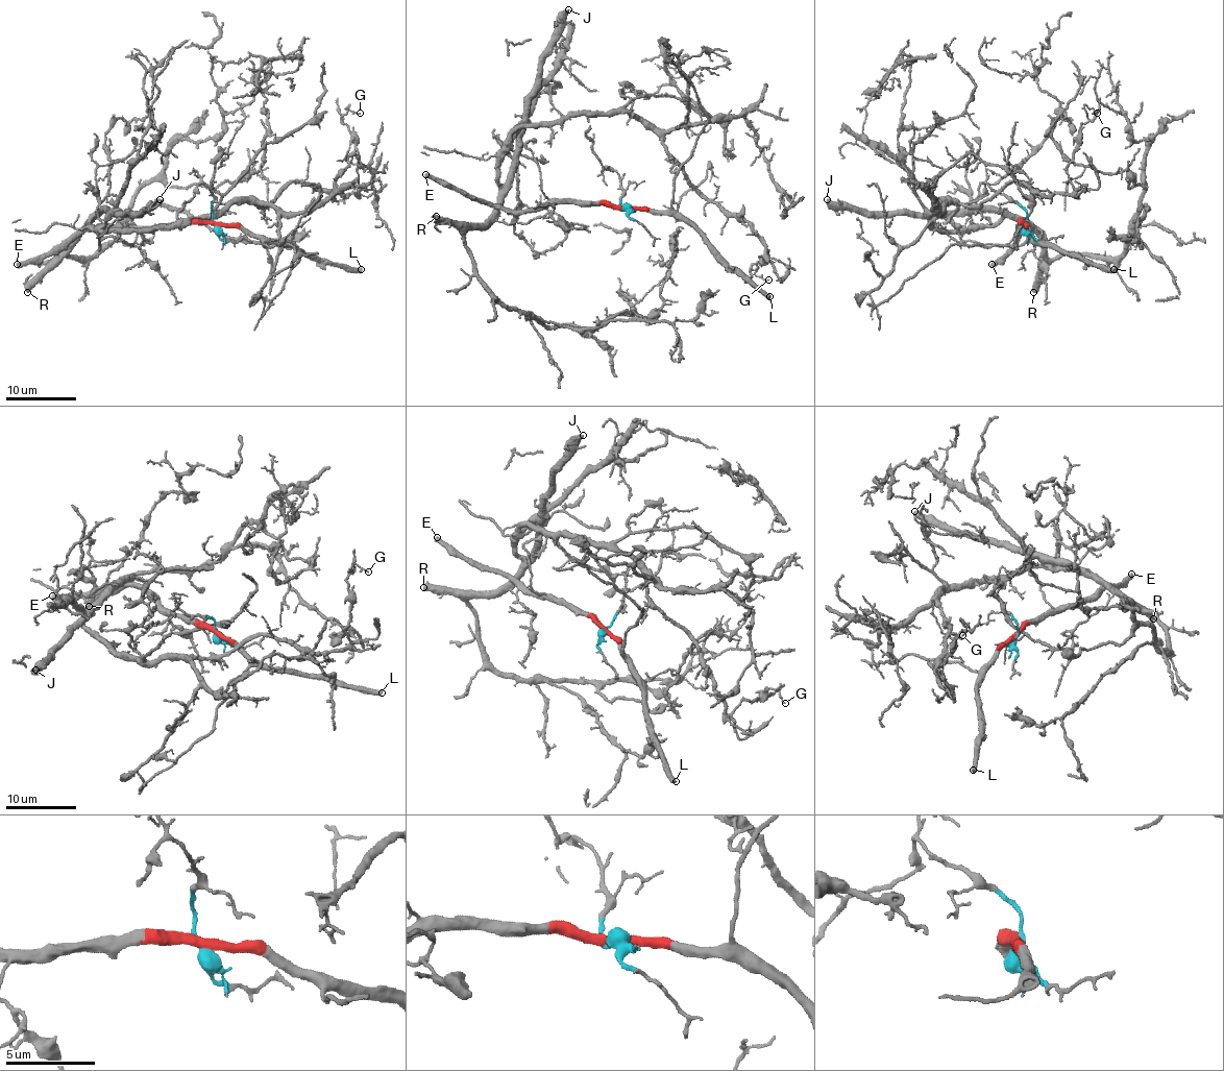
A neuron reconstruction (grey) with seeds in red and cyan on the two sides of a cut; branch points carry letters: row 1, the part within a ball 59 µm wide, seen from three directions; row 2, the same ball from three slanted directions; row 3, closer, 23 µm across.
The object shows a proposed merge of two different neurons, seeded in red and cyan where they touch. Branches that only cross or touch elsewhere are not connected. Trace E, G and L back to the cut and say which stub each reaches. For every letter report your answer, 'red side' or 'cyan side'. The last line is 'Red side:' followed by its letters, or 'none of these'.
E: red side
G: cyan side
L: red side
Red side: E, L

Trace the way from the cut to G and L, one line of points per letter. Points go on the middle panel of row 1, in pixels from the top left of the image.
G: (623, 210), (589, 116), (642, 121), (748, 224), (766, 249), (749, 270), (768, 280)
L: (623, 209), (649, 209), (684, 217), (731, 267), (740, 268), (770, 297)

